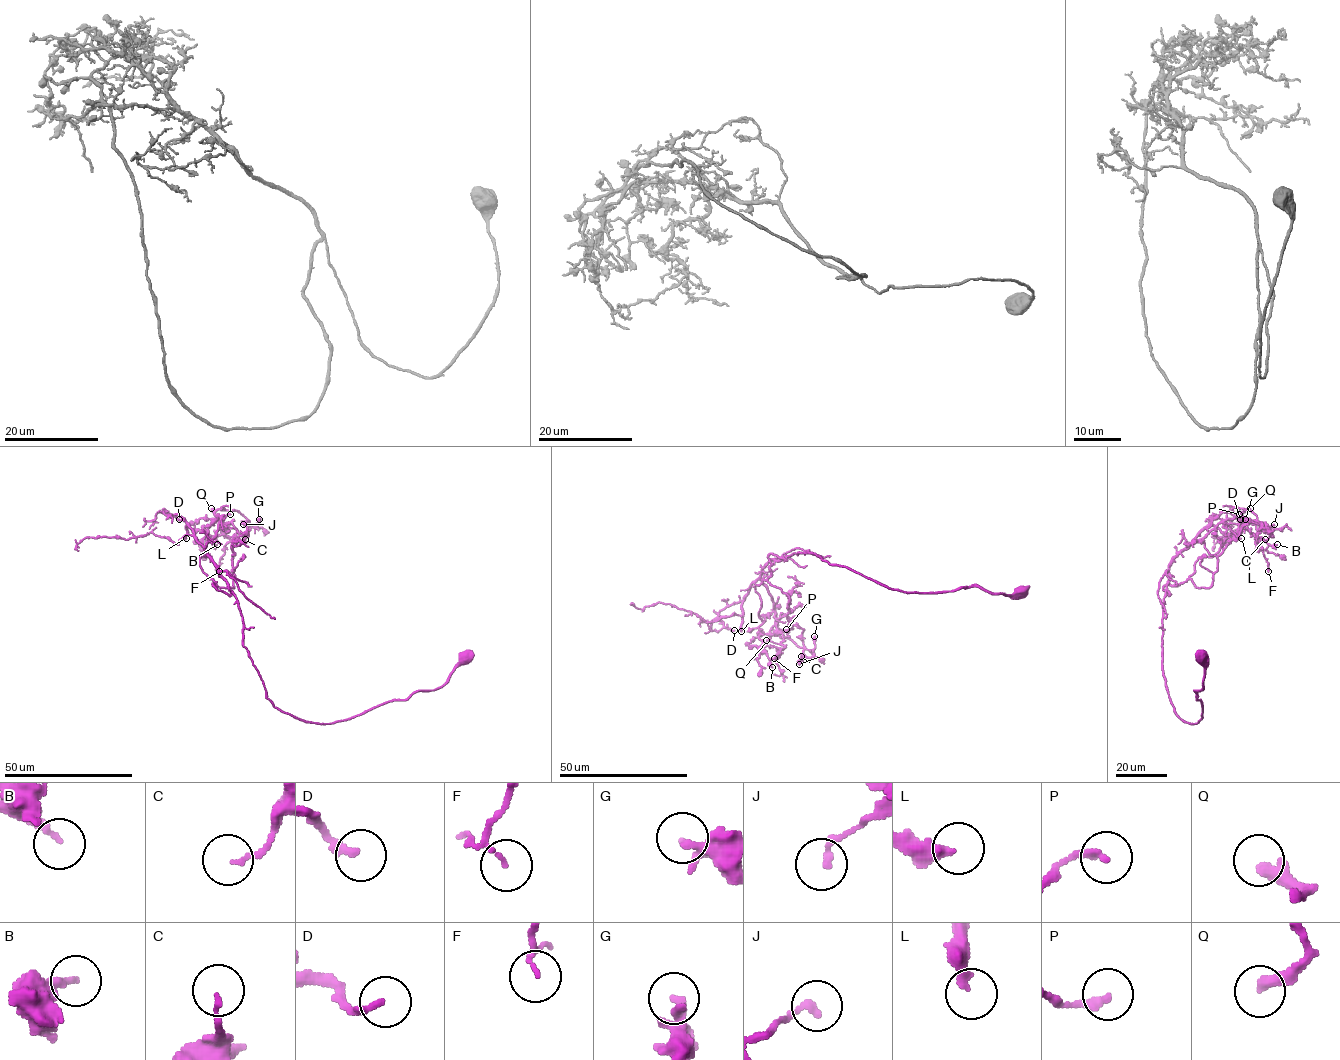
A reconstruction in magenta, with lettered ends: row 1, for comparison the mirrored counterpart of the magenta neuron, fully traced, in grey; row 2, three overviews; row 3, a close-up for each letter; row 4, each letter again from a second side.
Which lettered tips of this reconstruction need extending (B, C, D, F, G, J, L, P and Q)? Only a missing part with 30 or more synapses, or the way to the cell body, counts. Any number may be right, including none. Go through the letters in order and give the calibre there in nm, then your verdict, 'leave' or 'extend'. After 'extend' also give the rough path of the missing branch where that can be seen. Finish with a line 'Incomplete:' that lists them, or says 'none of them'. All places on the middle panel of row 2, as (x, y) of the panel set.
B: calibre 220 nm; leave
C: calibre 140 nm; leave
D: calibre 220 nm; leave
F: calibre 90 nm; leave
G: calibre 190 nm; leave
J: calibre 220 nm; leave
L: calibre 320 nm; extend; course (741, 631), (742, 639), (755, 645), (749, 638), (732, 629), (720, 626), (719, 629)
P: calibre 240 nm; leave
Q: calibre 380 nm; leave
Incomplete: L

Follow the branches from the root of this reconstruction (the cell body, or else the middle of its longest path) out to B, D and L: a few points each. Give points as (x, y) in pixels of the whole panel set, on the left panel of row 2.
B: (465, 658), (441, 686), (345, 719), (283, 712), (243, 645), (235, 595), (200, 566), (203, 529), (217, 544)
D: (465, 658), (441, 686), (345, 719), (283, 712), (243, 645), (228, 583), (186, 522), (163, 512), (179, 519)
L: (465, 658), (433, 690), (330, 723), (300, 720), (266, 697), (243, 645), (235, 595), (188, 525), (186, 538)

